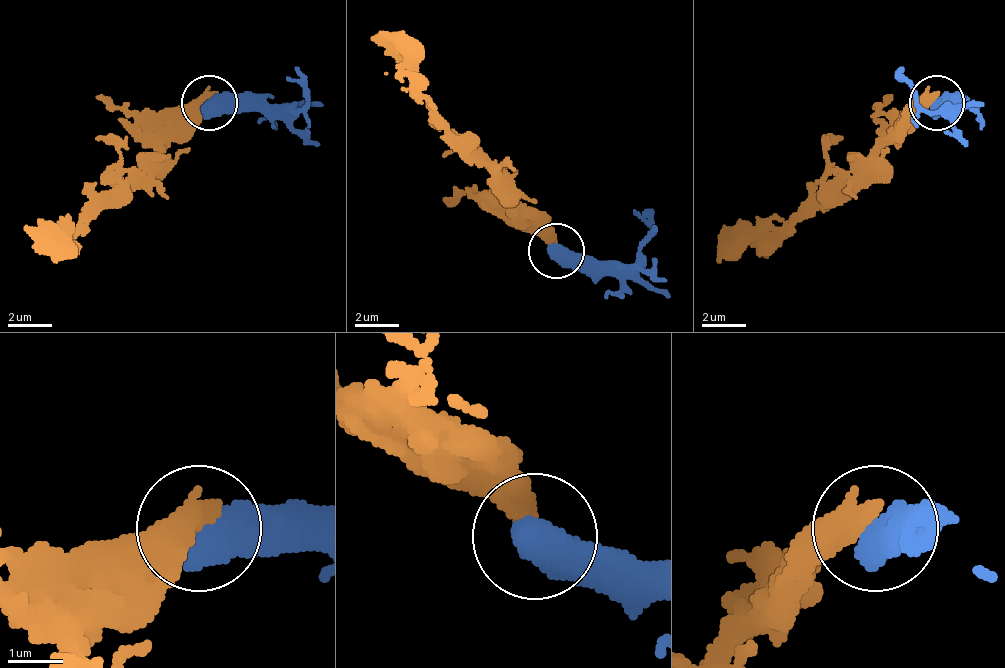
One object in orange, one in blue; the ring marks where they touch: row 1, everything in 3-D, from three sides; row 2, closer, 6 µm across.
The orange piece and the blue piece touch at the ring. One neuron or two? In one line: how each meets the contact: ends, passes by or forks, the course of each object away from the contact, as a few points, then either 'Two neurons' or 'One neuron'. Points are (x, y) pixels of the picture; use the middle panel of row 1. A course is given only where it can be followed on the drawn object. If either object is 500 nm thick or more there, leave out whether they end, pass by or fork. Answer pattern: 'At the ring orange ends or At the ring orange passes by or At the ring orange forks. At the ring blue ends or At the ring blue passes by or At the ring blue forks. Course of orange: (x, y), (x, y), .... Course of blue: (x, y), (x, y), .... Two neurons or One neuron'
Course of orange: (555, 252), (488, 169), (422, 97), (400, 52), (377, 30). Course of blue: (555, 252), (632, 263), (654, 230), (643, 213). Two neurons

